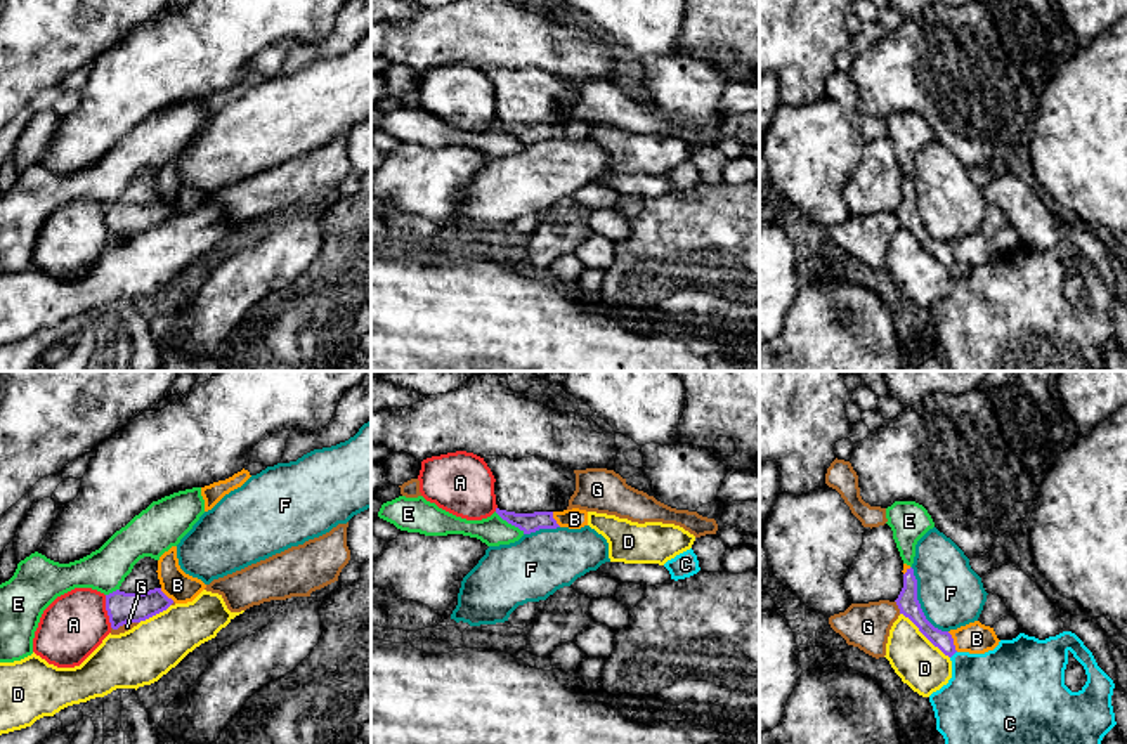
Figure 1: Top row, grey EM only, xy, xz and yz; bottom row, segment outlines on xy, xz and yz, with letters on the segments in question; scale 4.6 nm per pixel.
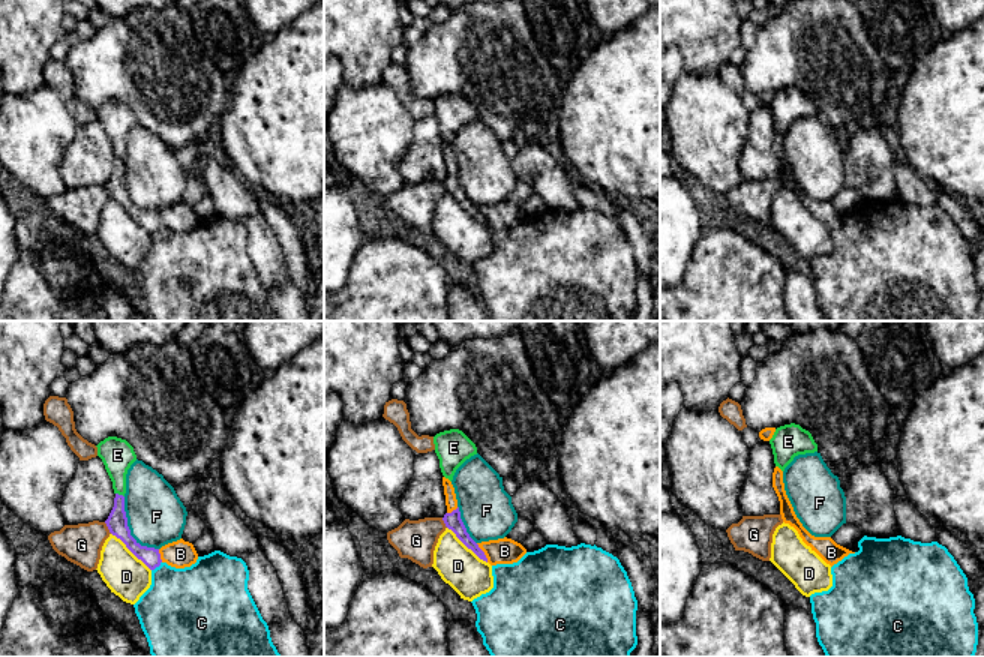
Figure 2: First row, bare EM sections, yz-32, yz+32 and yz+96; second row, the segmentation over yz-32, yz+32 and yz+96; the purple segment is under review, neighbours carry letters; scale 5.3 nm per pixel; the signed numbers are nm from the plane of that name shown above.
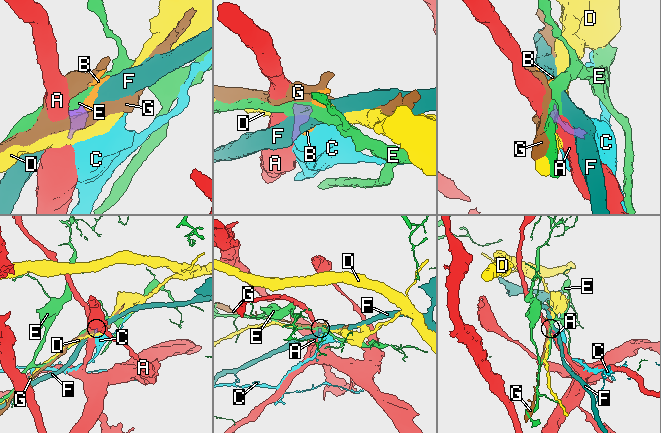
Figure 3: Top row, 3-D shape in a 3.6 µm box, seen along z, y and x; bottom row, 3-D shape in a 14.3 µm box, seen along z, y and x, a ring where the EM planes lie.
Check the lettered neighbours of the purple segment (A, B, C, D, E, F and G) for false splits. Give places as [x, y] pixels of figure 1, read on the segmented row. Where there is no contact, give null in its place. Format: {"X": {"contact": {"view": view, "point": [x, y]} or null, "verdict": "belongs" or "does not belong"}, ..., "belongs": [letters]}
{"A": {"contact": {"view": "xy", "point": [106, 609]}, "verdict": "does not belong"}, "B": {"contact": {"view": "yz", "point": [952, 642]}, "verdict": "belongs"}, "C": {"contact": {"view": "yz", "point": [954, 652]}, "verdict": "does not belong"}, "D": {"contact": {"view": "yz", "point": [925, 635]}, "verdict": "does not belong"}, "E": {"contact": {"view": "xz", "point": [510, 522]}, "verdict": "does not belong"}, "F": {"contact": {"view": "yz", "point": [919, 604]}, "verdict": "does not belong"}, "G": {"contact": {"view": "yz", "point": [898, 607]}, "verdict": "does not belong"}, "belongs": ["B"]}

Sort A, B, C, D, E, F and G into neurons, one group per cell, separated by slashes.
A / B / C / D / E / F / G

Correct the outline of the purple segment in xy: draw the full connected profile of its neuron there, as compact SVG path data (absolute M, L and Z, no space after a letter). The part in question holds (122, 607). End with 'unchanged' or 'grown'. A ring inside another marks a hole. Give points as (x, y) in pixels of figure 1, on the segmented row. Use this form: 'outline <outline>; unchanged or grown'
outline M172 546L160 557L156 572L161 584L160 588L144 593L125 593L116 590L106 595L106 610L113 630L127 623L146 621L166 610L173 602L192 602L206 588L201 579L180 569L177 546Z; grown

